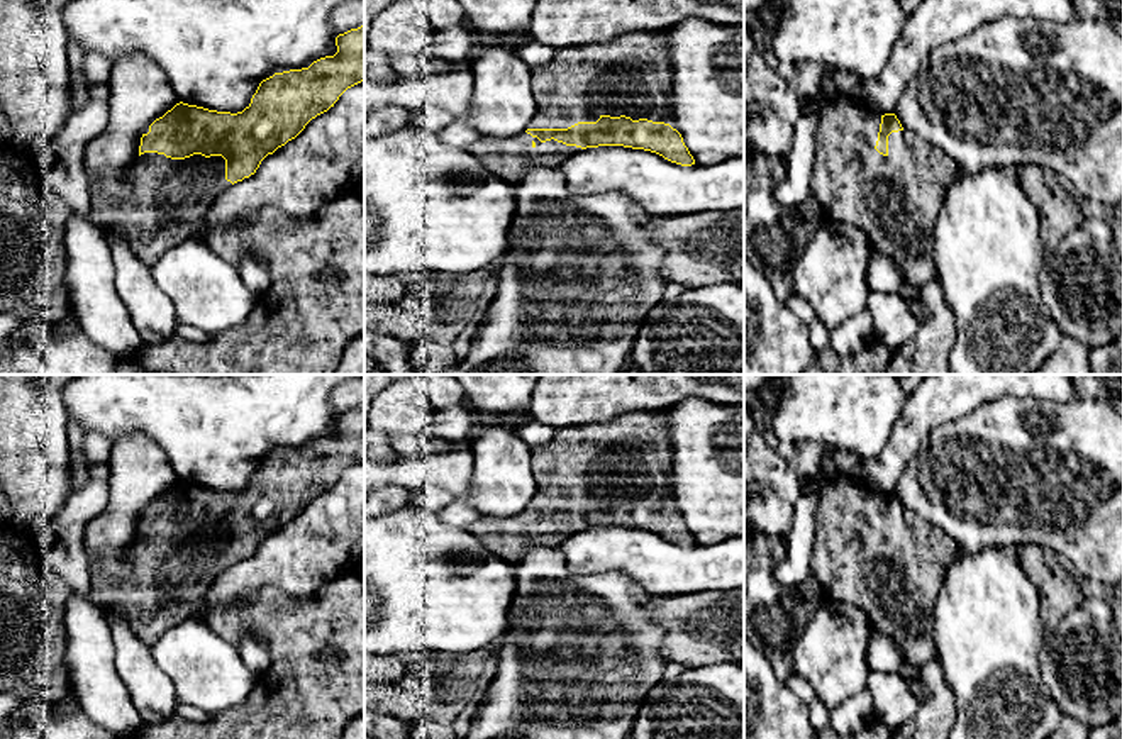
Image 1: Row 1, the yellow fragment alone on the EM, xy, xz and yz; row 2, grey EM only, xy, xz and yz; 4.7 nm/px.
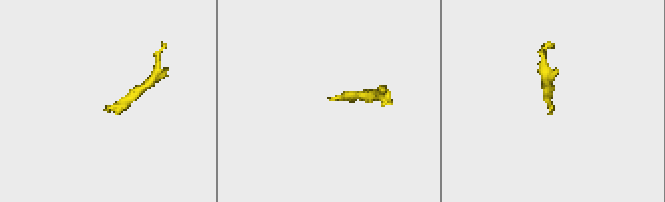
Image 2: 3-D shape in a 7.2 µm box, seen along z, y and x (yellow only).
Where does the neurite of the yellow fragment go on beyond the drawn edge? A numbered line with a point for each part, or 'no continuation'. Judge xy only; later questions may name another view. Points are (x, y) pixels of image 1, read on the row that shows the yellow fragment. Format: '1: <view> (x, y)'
1: xy (170, 199)

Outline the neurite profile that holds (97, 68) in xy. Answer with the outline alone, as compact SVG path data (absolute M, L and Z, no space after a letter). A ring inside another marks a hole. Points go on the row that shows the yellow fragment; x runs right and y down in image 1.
M90 53L85 56L83 71L92 85L107 83L112 73L114 63L100 53Z

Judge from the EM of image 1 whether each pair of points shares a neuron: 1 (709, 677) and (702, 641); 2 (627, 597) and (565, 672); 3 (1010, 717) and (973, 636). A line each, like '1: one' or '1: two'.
1: two
2: one
3: one

